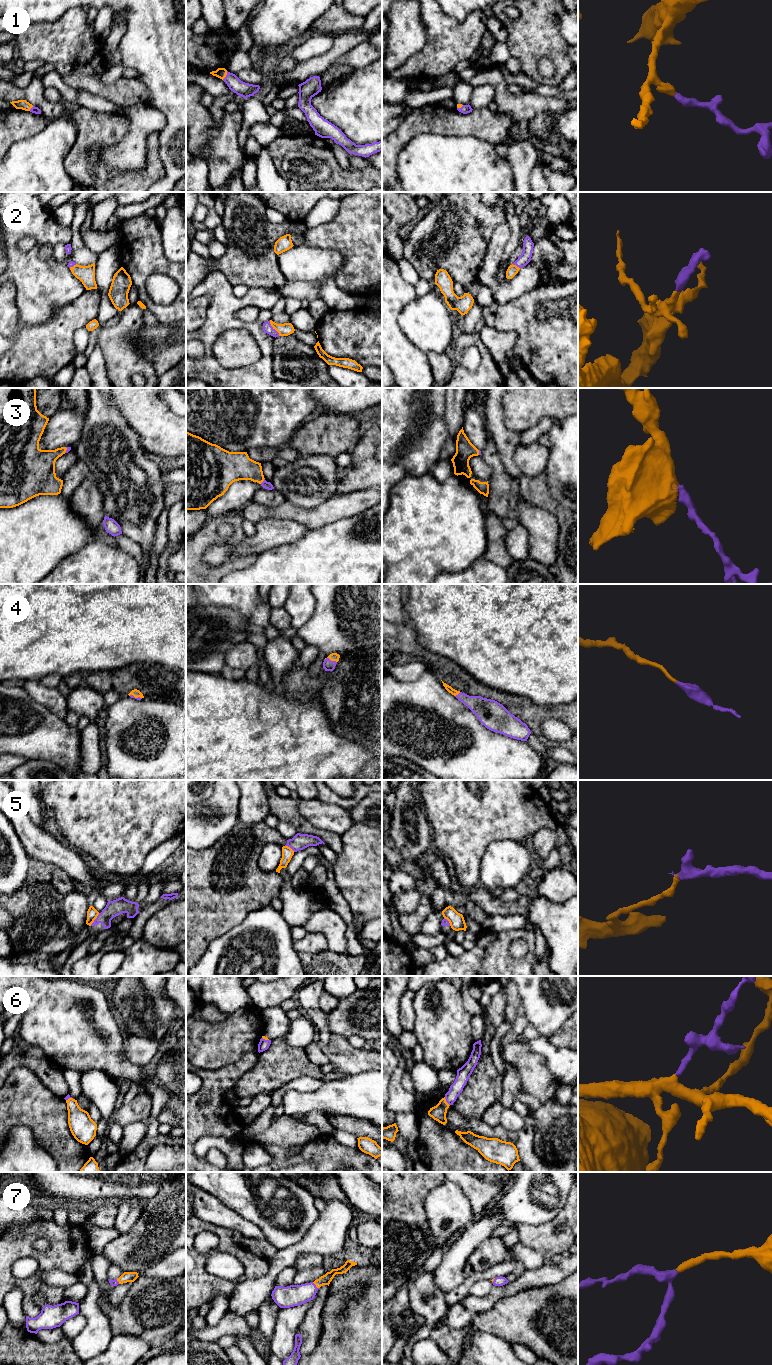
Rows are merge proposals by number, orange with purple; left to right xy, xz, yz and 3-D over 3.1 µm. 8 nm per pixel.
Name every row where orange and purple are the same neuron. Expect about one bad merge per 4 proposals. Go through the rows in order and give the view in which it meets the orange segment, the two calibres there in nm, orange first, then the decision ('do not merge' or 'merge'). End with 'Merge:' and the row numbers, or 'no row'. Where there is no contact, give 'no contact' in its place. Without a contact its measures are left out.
1: xz | 90/120 nm | merge
2: xz | 100/80 nm | merge
3: xz | 240/60 nm | merge
4: xz | 60/90 nm | merge
5: xy | 90/130 nm | do not merge
6: yz | 120/100 nm | merge
7: xz | 80/180 nm | merge
Merge: 1, 2, 3, 4, 6, 7

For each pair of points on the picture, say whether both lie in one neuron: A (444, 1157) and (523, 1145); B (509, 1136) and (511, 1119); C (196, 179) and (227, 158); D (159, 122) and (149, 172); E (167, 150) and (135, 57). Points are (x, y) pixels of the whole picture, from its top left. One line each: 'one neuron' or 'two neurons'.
A: one neuron
B: two neurons
C: two neurons
D: two neurons
E: one neuron

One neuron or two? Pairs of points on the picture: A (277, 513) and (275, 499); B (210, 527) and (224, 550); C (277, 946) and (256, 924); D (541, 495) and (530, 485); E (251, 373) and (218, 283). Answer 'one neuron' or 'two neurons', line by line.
A: two neurons
B: two neurons
C: one neuron
D: one neuron
E: one neuron

